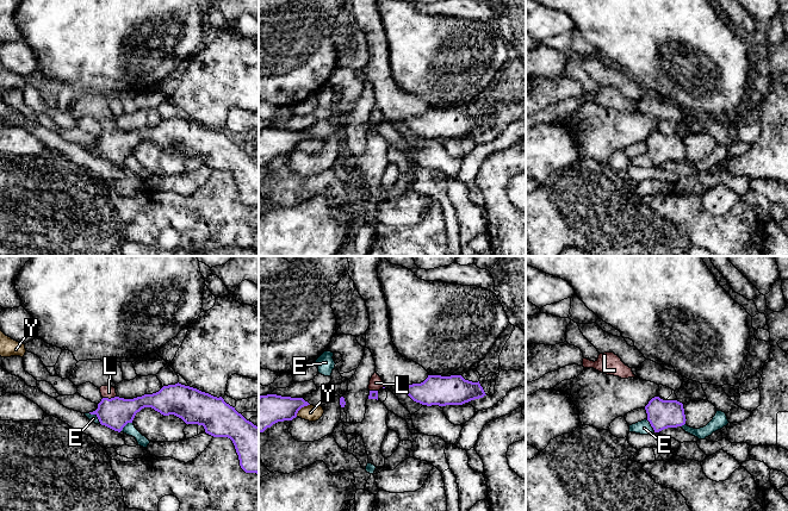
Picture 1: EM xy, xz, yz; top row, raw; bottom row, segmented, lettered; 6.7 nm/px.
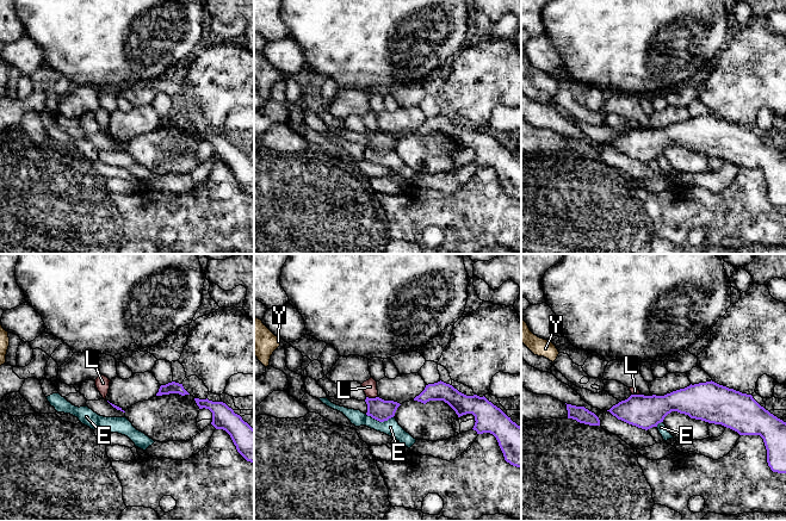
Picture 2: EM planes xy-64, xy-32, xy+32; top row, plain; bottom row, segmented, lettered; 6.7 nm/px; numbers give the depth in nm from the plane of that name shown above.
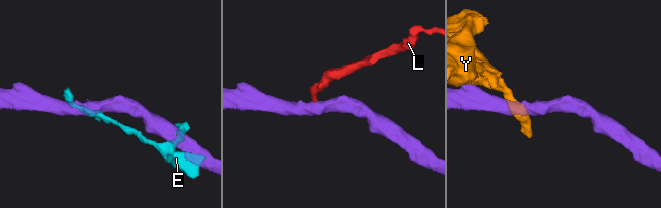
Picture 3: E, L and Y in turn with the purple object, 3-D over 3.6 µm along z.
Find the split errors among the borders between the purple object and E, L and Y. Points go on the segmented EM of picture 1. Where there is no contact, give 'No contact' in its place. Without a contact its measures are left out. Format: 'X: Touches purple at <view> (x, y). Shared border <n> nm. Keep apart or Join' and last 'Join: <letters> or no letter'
E: Touches purple at xy (97, 416). Shared border 110 nm. Keep apart
L: Touches purple at xy (107, 398). Shared border 100 nm. Keep apart
Y: Touches purple at xz (301, 407). Shared border 130 nm. Keep apart
Join: no letter

